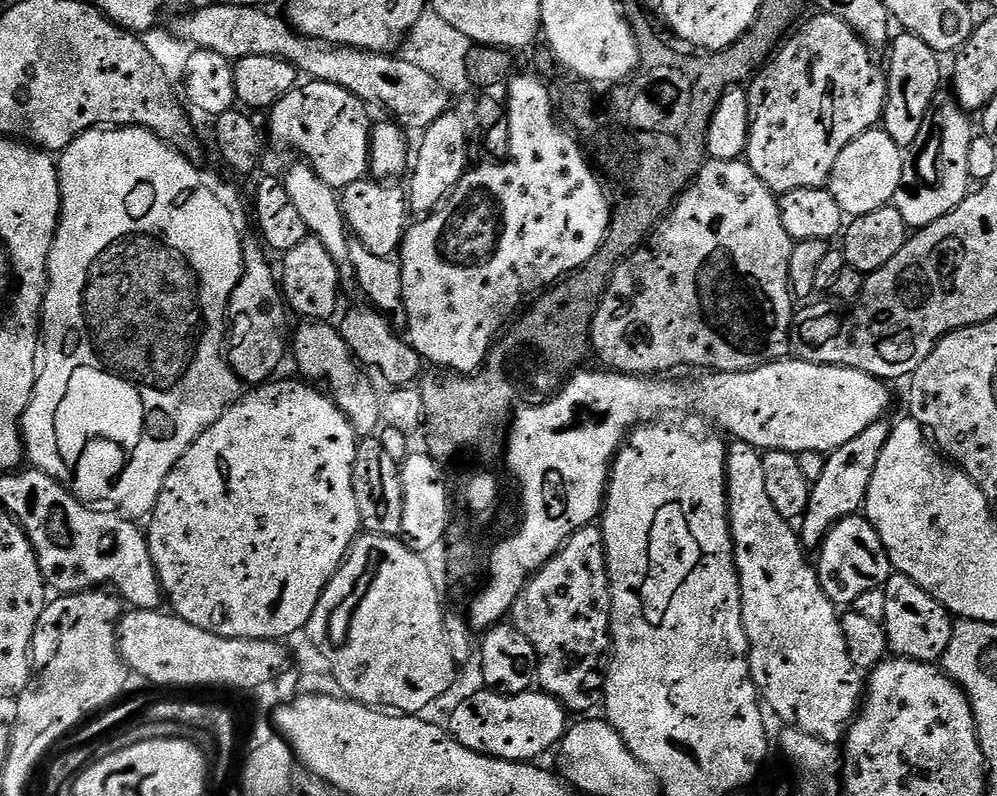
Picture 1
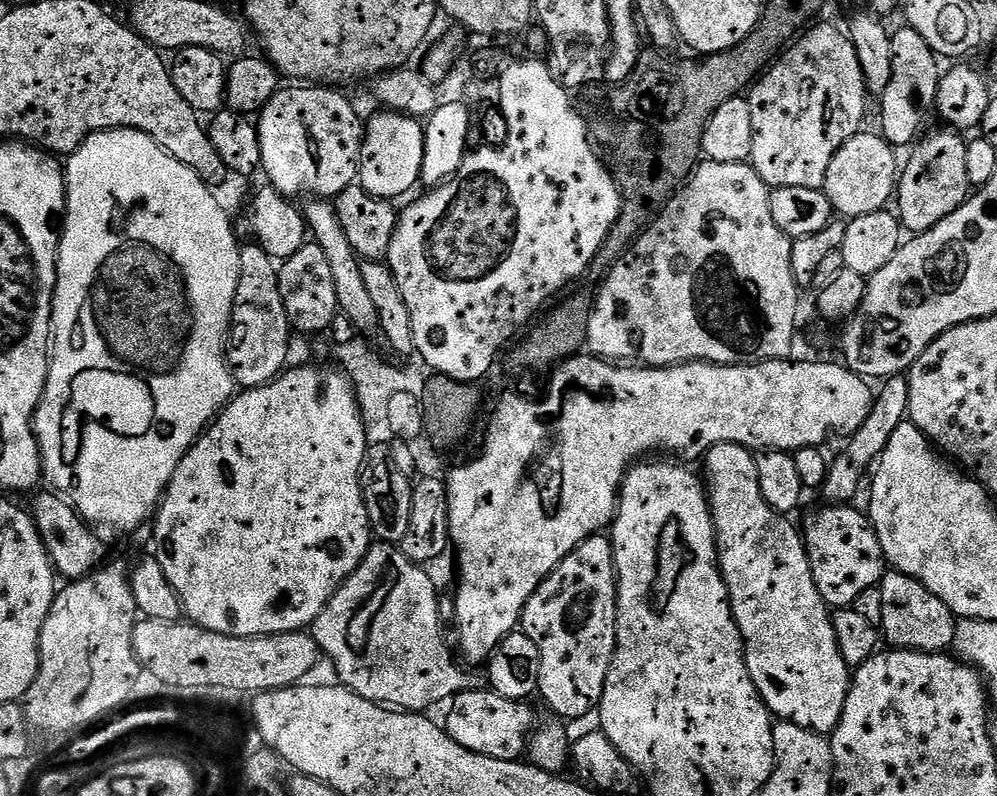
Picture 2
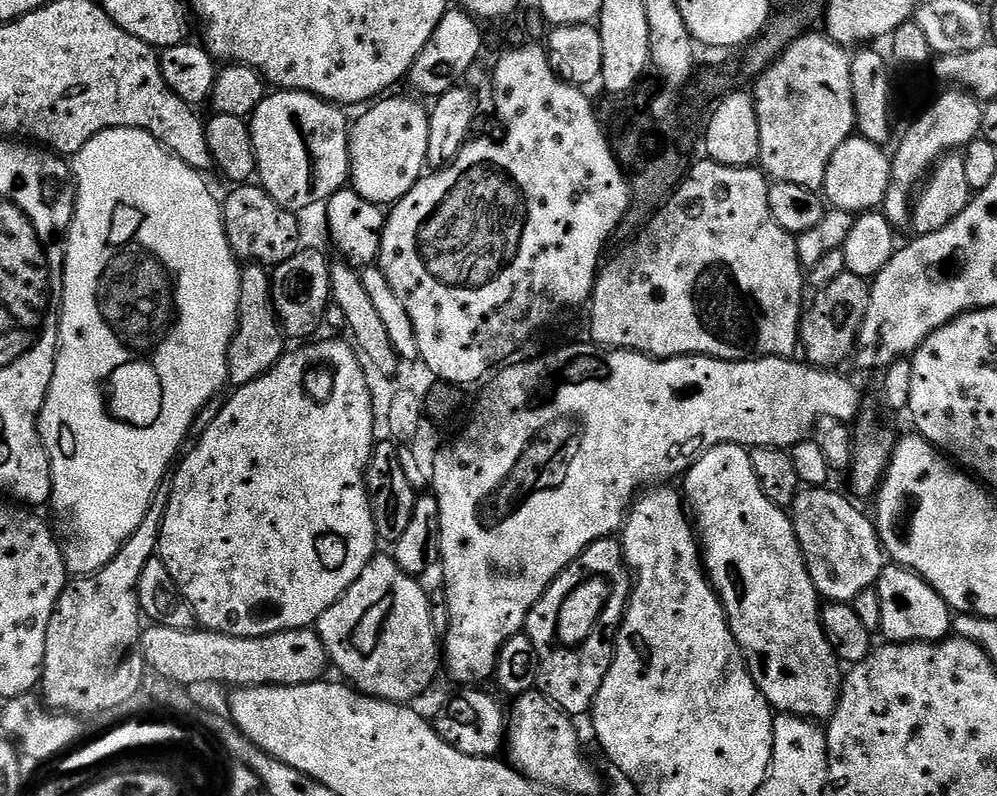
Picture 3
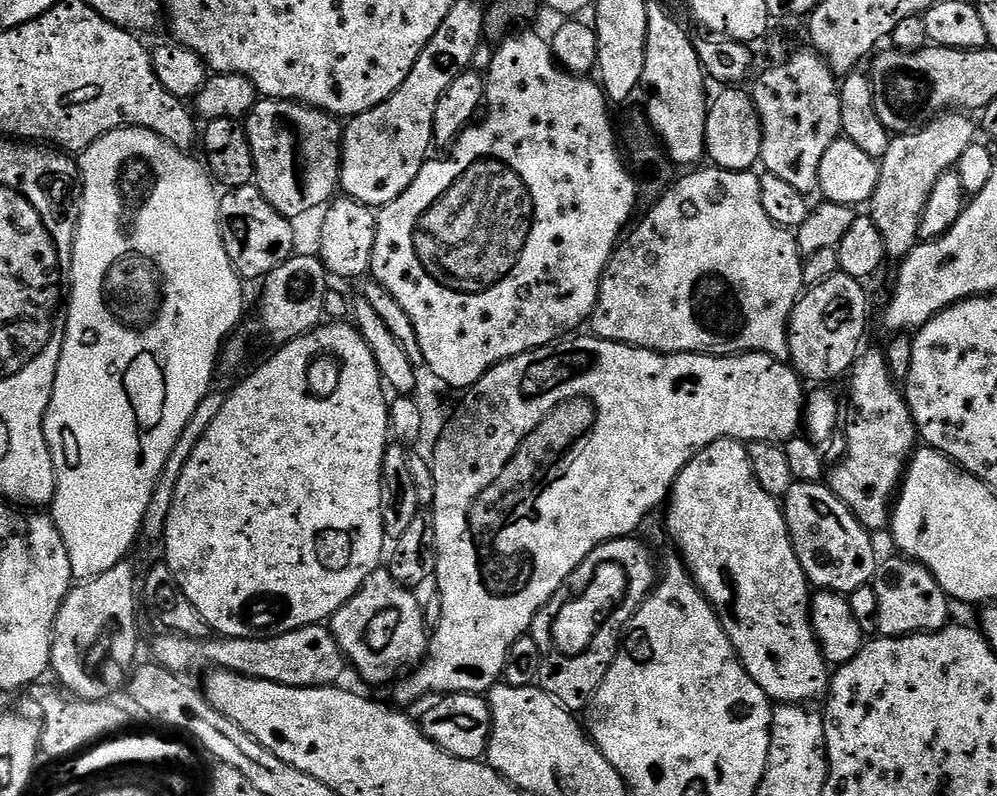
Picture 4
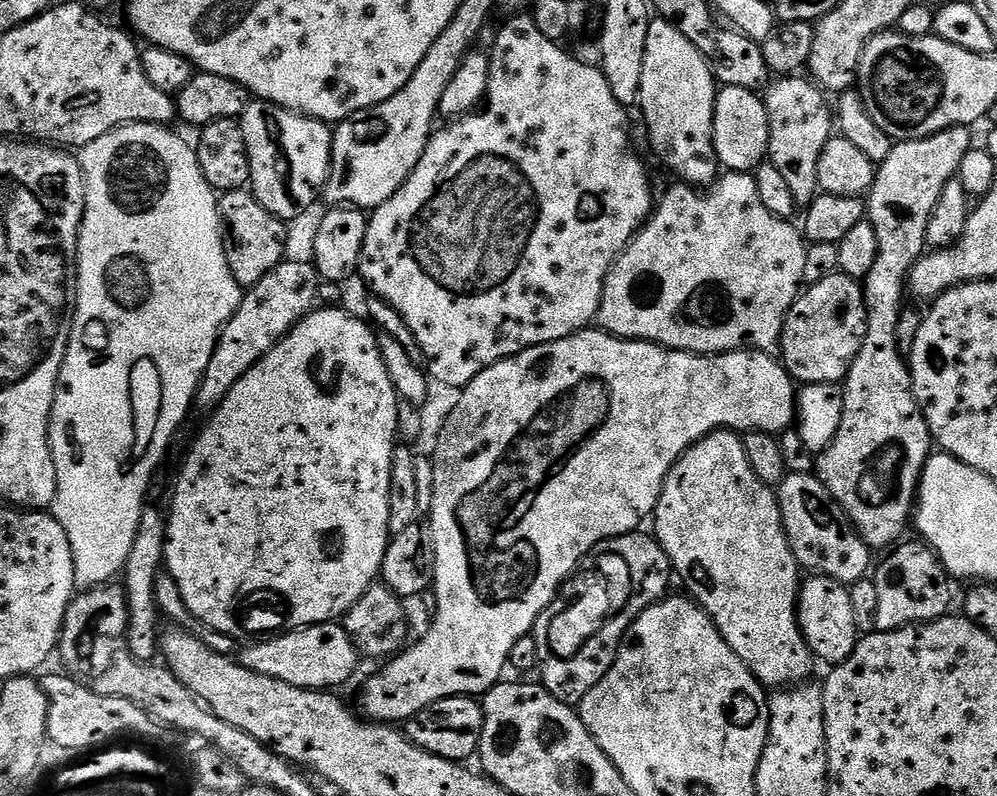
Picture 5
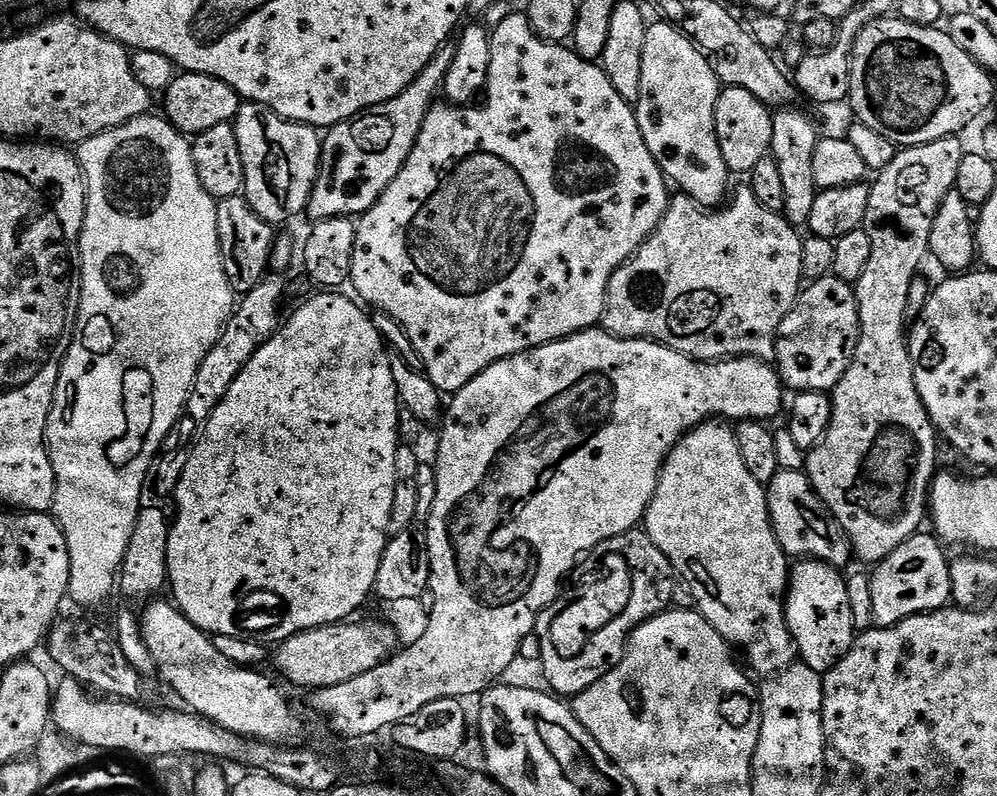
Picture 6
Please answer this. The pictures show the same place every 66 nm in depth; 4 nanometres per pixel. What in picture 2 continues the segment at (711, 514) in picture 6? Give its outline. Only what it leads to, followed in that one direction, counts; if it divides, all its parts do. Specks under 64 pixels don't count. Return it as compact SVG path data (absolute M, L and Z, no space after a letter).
M716 444L703 457L703 464L702 476L716 527L716 559L726 582L734 622L744 639L744 657L750 678L777 721L830 734L842 718L852 685L852 672L846 658L842 658L842 650L838 650L830 606L822 594L818 594L818 586L814 586L801 529L797 525L795 528L787 515L773 510L766 498L762 498L756 457L749 449L741 444Z

